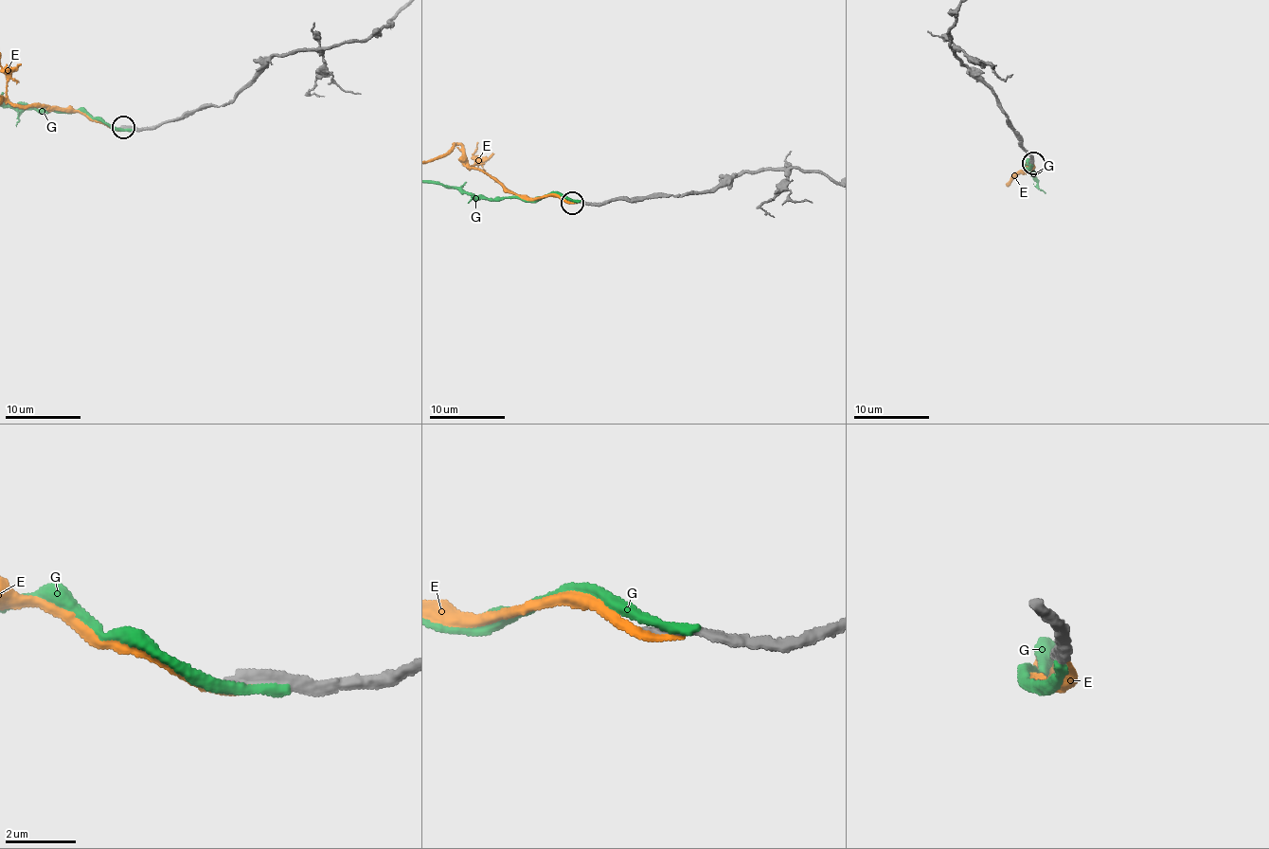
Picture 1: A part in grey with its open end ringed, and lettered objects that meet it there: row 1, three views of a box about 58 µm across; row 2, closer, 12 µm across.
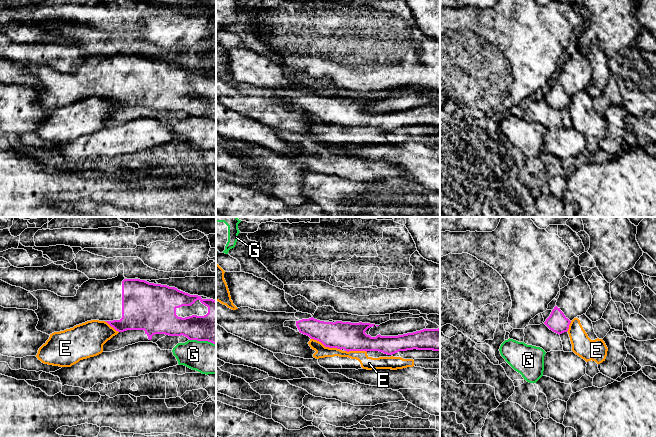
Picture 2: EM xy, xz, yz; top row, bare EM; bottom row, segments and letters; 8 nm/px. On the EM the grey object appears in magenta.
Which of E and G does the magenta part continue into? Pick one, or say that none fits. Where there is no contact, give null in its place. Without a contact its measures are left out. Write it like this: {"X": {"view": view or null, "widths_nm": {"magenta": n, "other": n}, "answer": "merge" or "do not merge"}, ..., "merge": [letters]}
{"E": {"view": "xz", "widths_nm": {"magenta": 220, "other": 100}, "answer": "do not merge"}, "G": {"view": "xy", "widths_nm": {"magenta": 260, "other": 260}, "answer": "do not merge"}, "merge": []}

